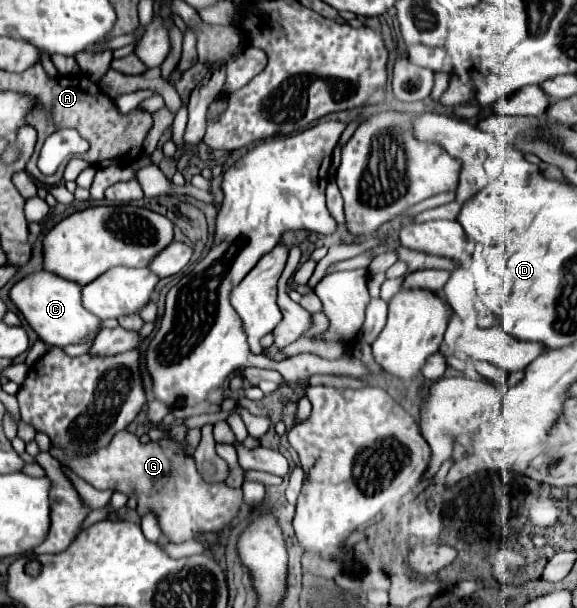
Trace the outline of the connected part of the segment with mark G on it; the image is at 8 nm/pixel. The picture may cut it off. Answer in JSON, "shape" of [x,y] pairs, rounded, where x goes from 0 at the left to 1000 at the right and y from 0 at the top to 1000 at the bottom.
{"shape":[[[347,704],[326,707],[322,720],[315,727],[298,724],[298,720],[281,720],[274,727],[256,727],[256,730],[246,730],[236,714],[211,707],[194,720],[187,737],[173,737],[170,743],[159,743],[156,750],[118,753],[118,750],[111,750],[111,743],[104,737],[87,737],[87,747],[94,753],[107,757],[114,766],[121,766],[142,789],[149,789],[153,796],[159,796],[170,806],[201,806],[201,809],[215,809],[222,819],[232,816],[239,822],[236,842],[243,849],[253,849],[256,842],[267,845],[274,852],[281,878],[295,891],[312,895],[312,891],[322,891],[322,888],[336,888],[354,875],[381,875],[385,868],[392,868],[409,852],[416,829],[419,829],[419,806],[416,803],[402,803],[392,793],[360,796],[347,783],[340,760],[336,760],[336,740],[340,740],[343,727],[347,727]]]}

